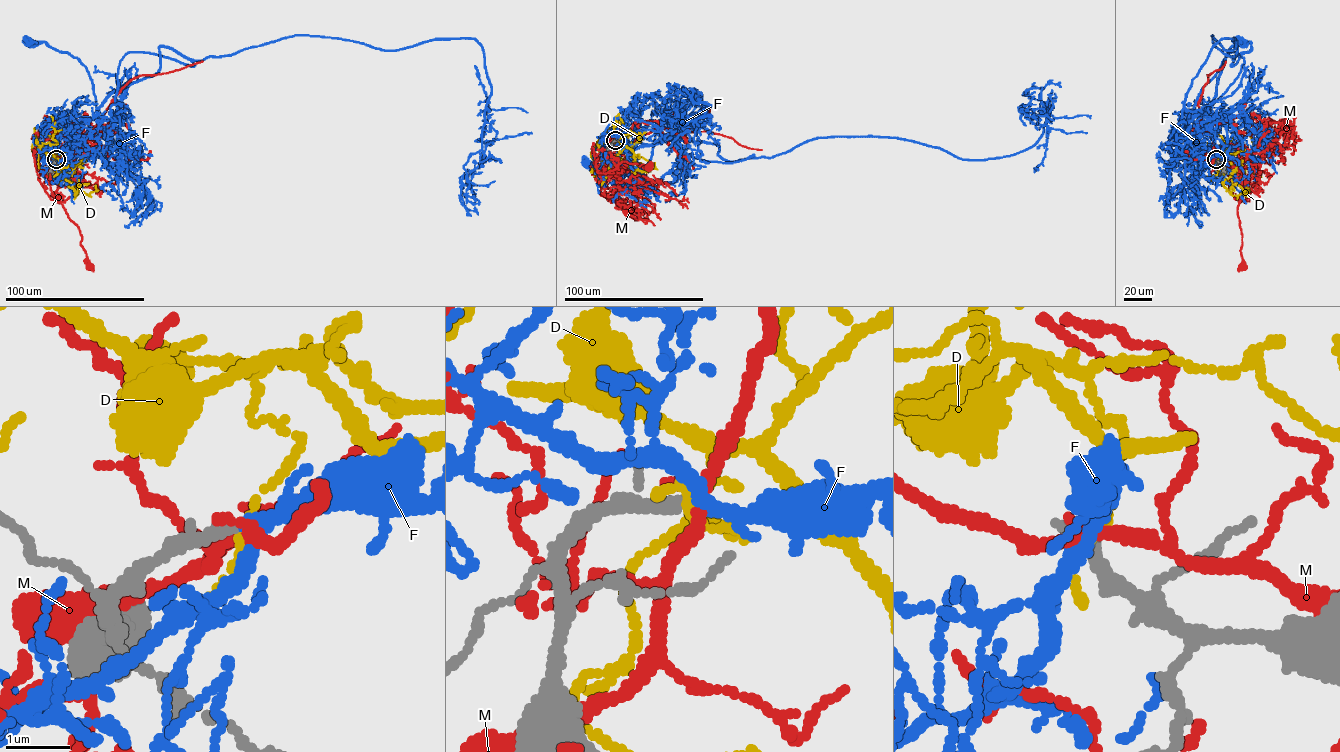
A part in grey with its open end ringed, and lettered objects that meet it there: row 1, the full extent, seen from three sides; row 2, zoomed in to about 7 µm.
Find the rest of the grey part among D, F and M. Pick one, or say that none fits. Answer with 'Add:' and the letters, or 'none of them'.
Add: F

